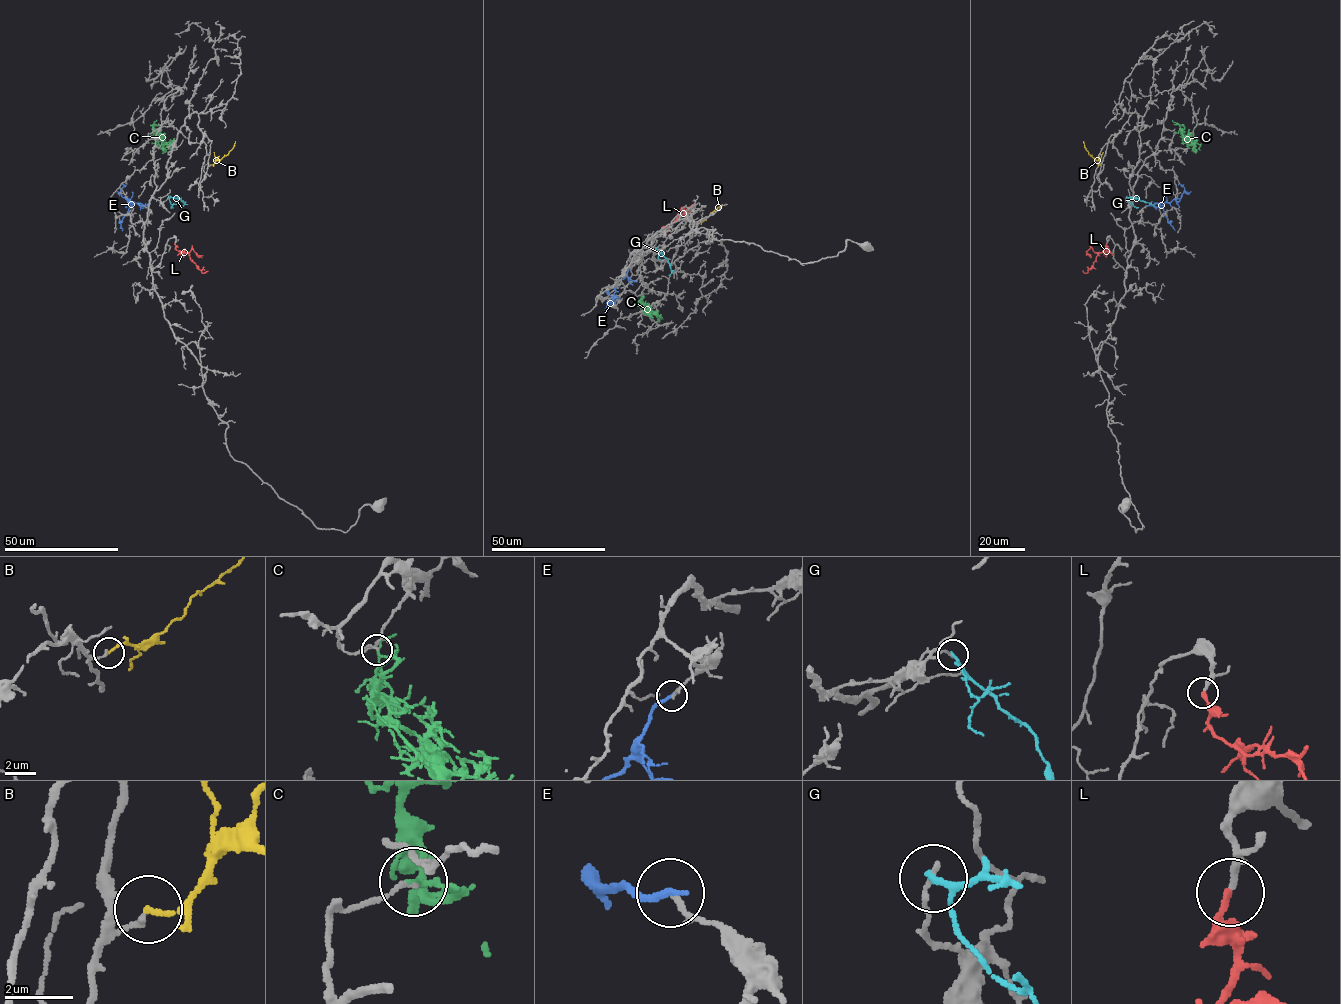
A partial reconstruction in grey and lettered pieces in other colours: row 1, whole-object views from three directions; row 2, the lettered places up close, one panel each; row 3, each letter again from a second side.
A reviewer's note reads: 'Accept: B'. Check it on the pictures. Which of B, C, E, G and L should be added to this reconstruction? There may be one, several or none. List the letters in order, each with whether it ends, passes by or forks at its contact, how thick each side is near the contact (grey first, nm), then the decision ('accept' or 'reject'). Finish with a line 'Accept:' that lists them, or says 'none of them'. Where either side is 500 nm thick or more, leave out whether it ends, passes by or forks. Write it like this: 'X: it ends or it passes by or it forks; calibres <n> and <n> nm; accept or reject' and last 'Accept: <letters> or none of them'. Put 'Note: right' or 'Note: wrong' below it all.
B: it ends; calibres 150 and 150 nm; reject
C: it ends; calibres 90 and 130 nm; reject
E: it ends; calibres 170 and 240 nm; reject
G: it passes by; calibres 150 and 150 nm; reject
L: it ends; calibres 220 and 190 nm; accept
Accept: L
Note: wrong

